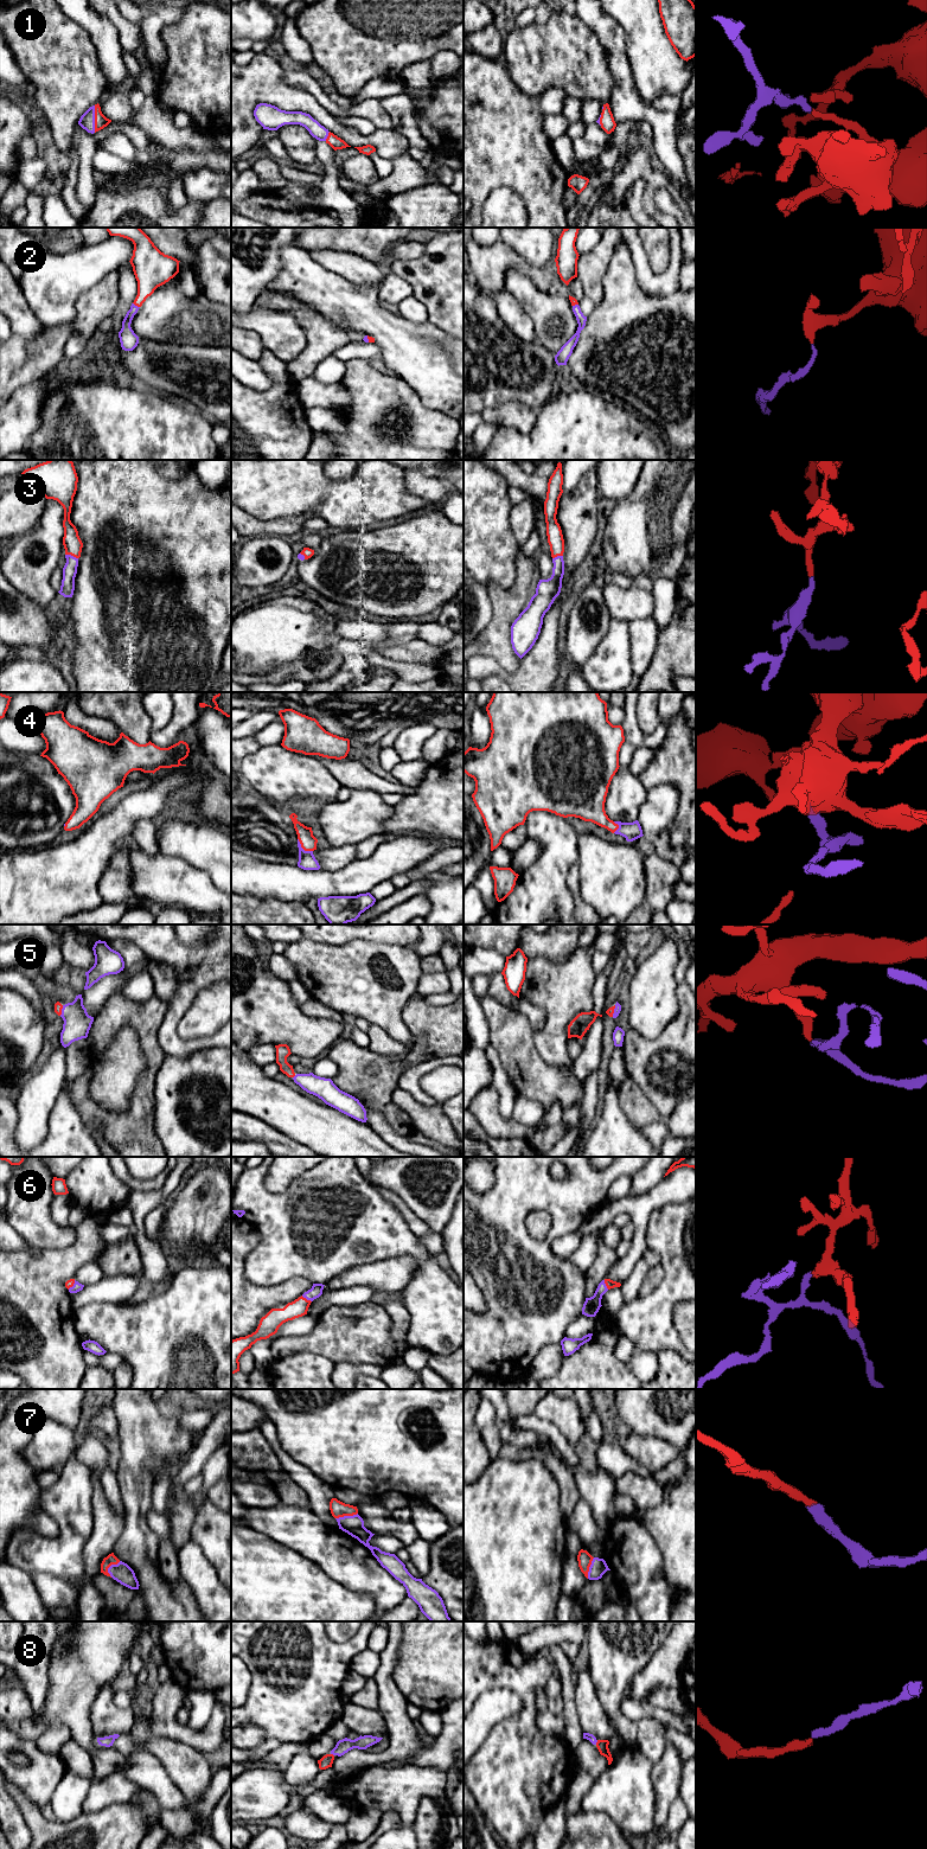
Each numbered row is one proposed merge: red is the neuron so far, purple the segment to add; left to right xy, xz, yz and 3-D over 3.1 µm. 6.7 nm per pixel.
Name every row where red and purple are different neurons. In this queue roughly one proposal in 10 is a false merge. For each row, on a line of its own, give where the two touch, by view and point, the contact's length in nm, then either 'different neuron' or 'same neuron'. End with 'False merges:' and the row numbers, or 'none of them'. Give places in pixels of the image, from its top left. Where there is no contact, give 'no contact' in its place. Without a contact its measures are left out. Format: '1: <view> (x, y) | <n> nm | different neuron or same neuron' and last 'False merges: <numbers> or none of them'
1: xy (95, 119) | 180 nm | same neuron
2: xy (136, 305) | 60 nm | same neuron
3: xy (71, 555) | 90 nm | same neuron
4: xz (302, 848) | 140 nm | same neuron
5: xy (61, 1010) | 80 nm | same neuron
6: xz (305, 1298) | 80 nm | same neuron
7: xz (346, 1515) | 160 nm | same neuron
8: yz (596, 1742) | 40 nm | same neuron
False merges: none of them

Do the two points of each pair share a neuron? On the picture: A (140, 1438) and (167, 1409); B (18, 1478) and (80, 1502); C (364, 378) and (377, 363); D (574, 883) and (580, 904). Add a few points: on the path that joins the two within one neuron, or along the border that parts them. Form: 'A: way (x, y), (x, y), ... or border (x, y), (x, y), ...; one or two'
A: border (154, 1403), (165, 1416), (174, 1416), (177, 1419); two
B: border (42, 1490), (39, 1507), (50, 1516); two
C: border (368, 359), (378, 370), (396, 376); two
D: way (574, 888), (577, 900); one

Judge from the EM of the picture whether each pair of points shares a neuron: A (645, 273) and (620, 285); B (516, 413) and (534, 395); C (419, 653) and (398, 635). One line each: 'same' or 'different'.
A: different
B: different
C: different

